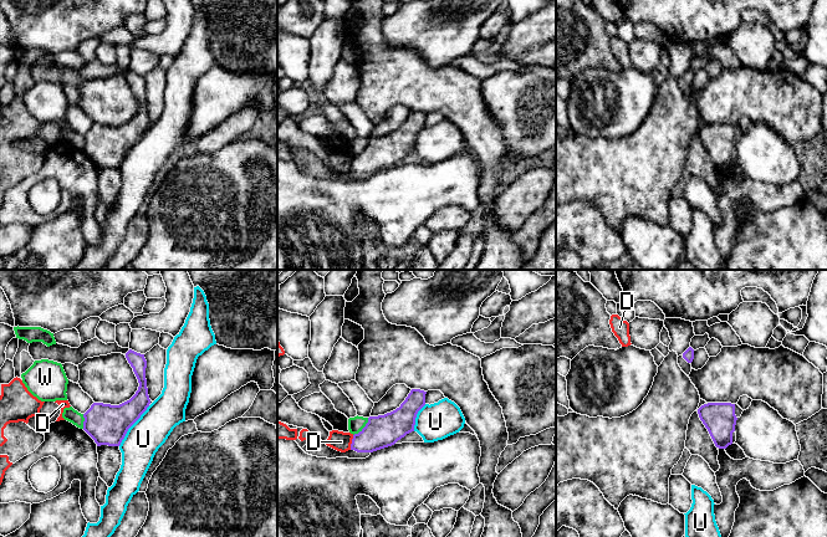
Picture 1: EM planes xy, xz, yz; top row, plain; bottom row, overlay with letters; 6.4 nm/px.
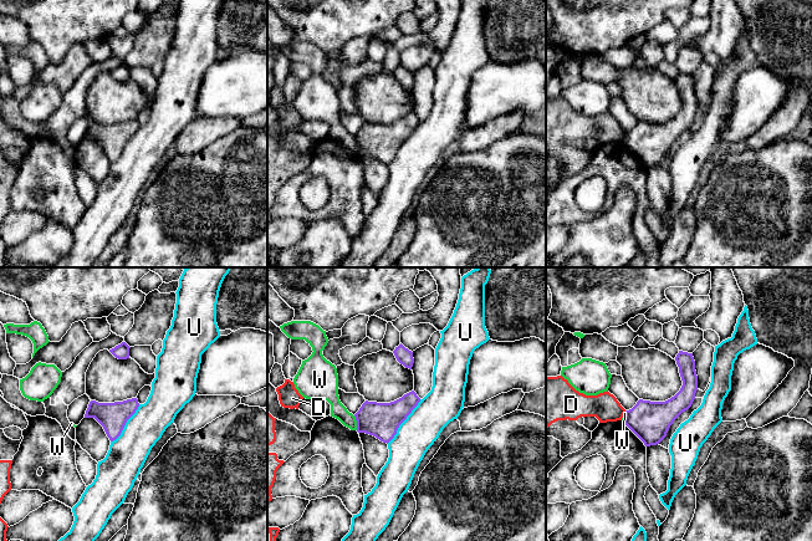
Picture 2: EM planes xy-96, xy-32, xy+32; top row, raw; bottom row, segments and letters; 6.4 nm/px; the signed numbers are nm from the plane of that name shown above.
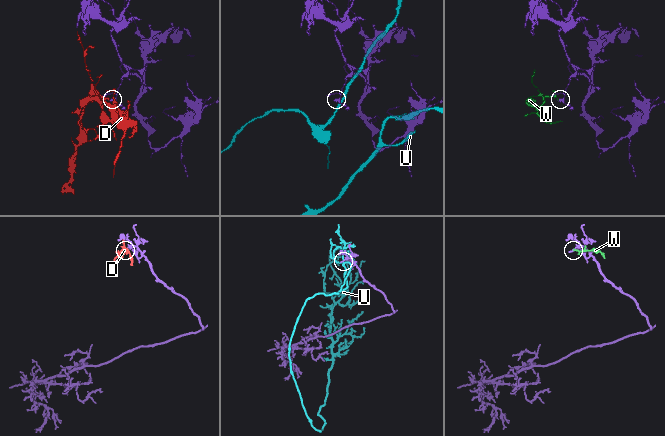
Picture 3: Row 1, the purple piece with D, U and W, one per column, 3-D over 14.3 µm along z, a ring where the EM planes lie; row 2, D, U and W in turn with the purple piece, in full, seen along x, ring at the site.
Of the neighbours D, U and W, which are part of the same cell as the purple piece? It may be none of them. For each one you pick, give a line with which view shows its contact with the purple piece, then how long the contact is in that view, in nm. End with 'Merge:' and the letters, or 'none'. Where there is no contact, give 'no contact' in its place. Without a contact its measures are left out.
Merge: none

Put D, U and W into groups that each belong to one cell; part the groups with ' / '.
D / U / W

